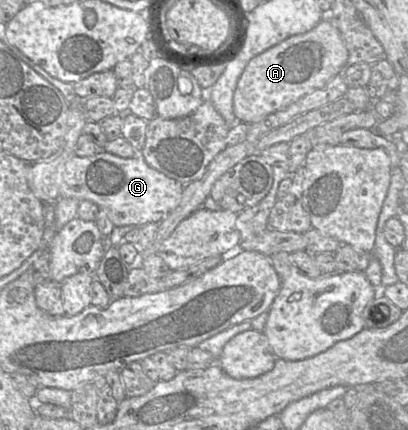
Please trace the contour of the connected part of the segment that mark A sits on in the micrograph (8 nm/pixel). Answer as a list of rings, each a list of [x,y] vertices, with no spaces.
[[[324,17],[310,31],[288,37],[252,58],[241,74],[233,95],[233,111],[239,122],[251,124],[323,88],[346,68],[348,51],[339,30]]]

